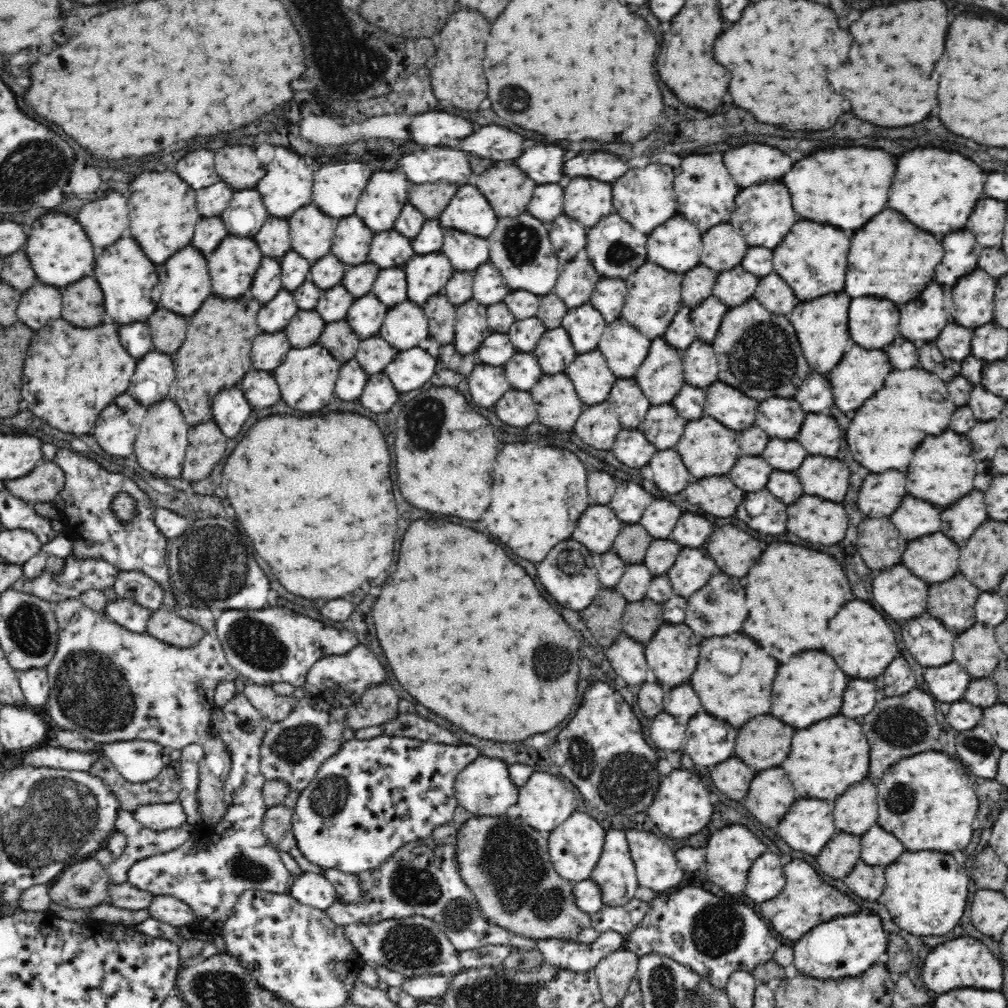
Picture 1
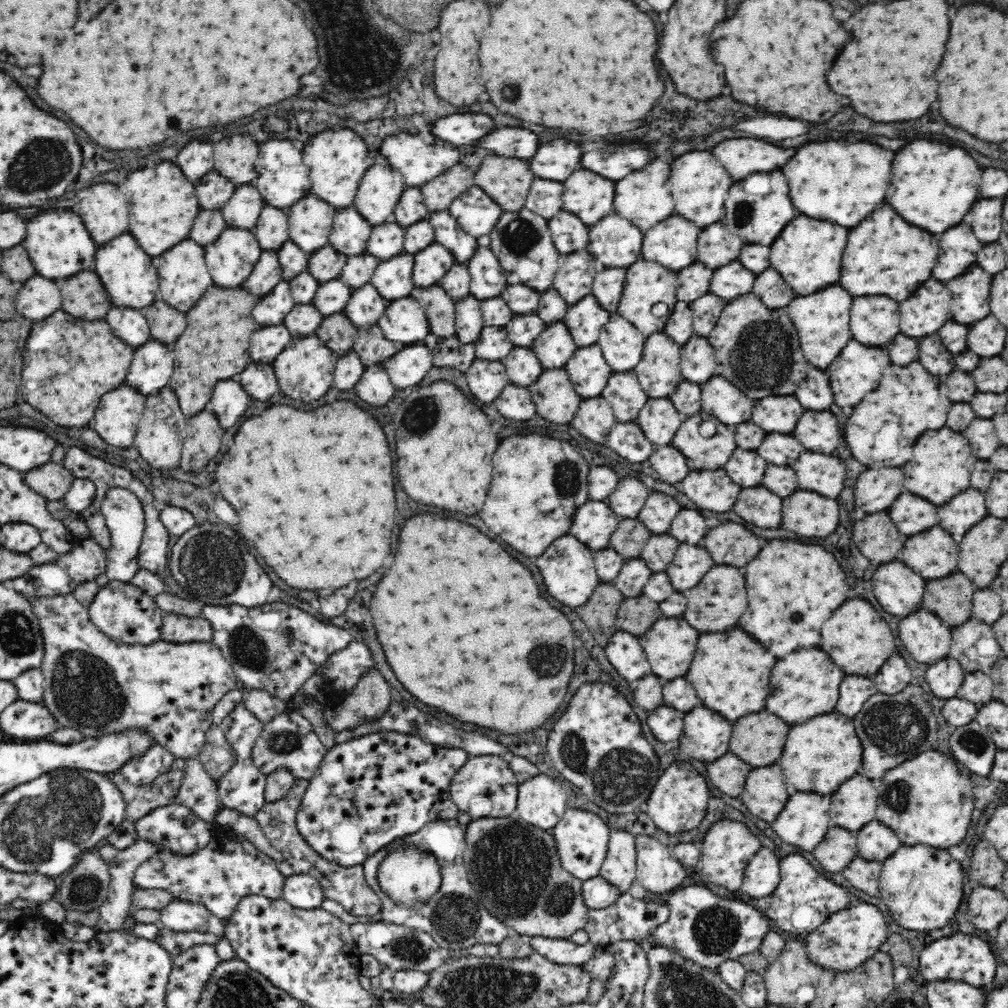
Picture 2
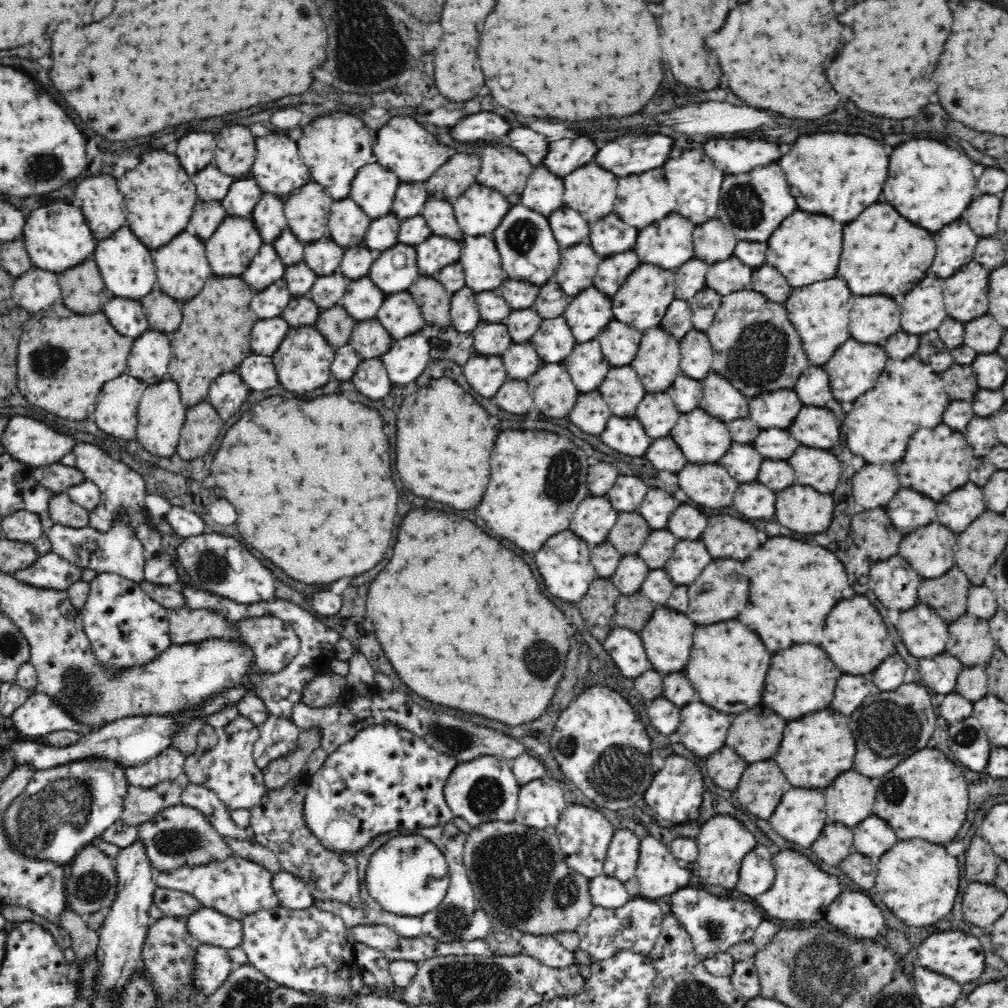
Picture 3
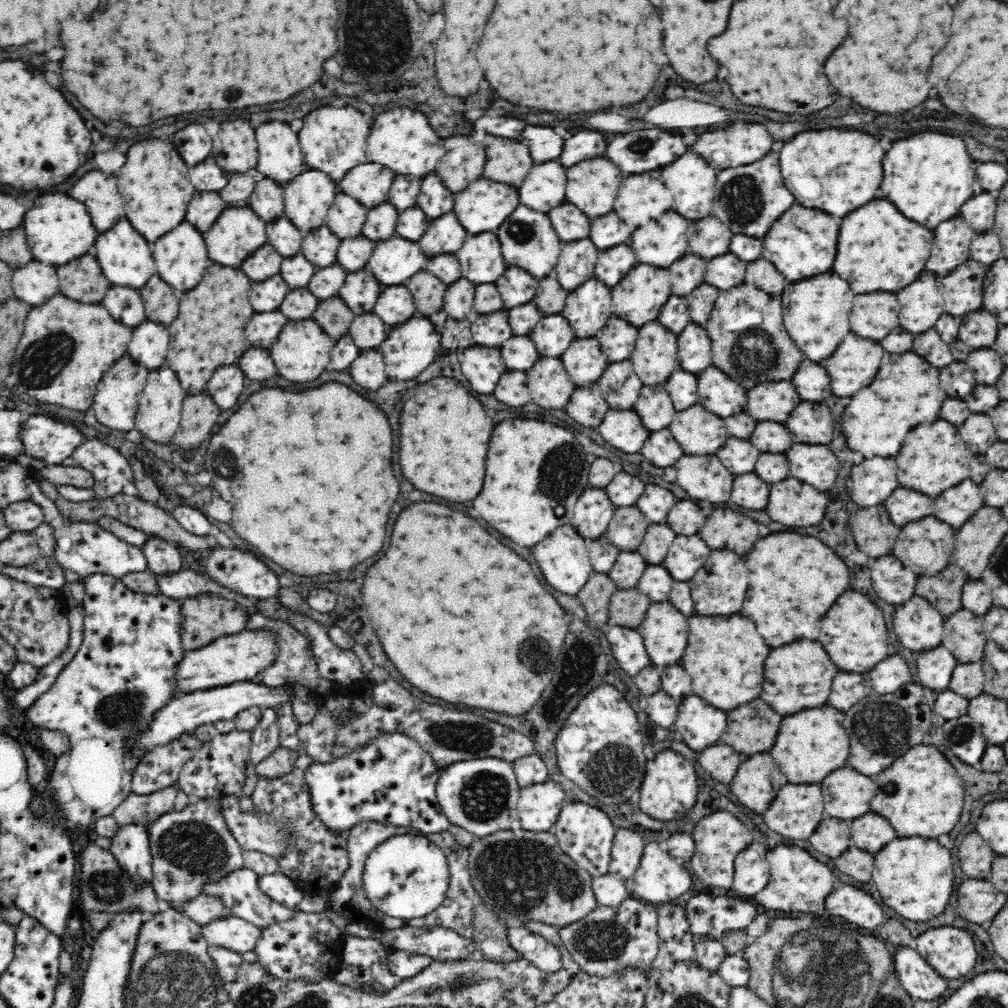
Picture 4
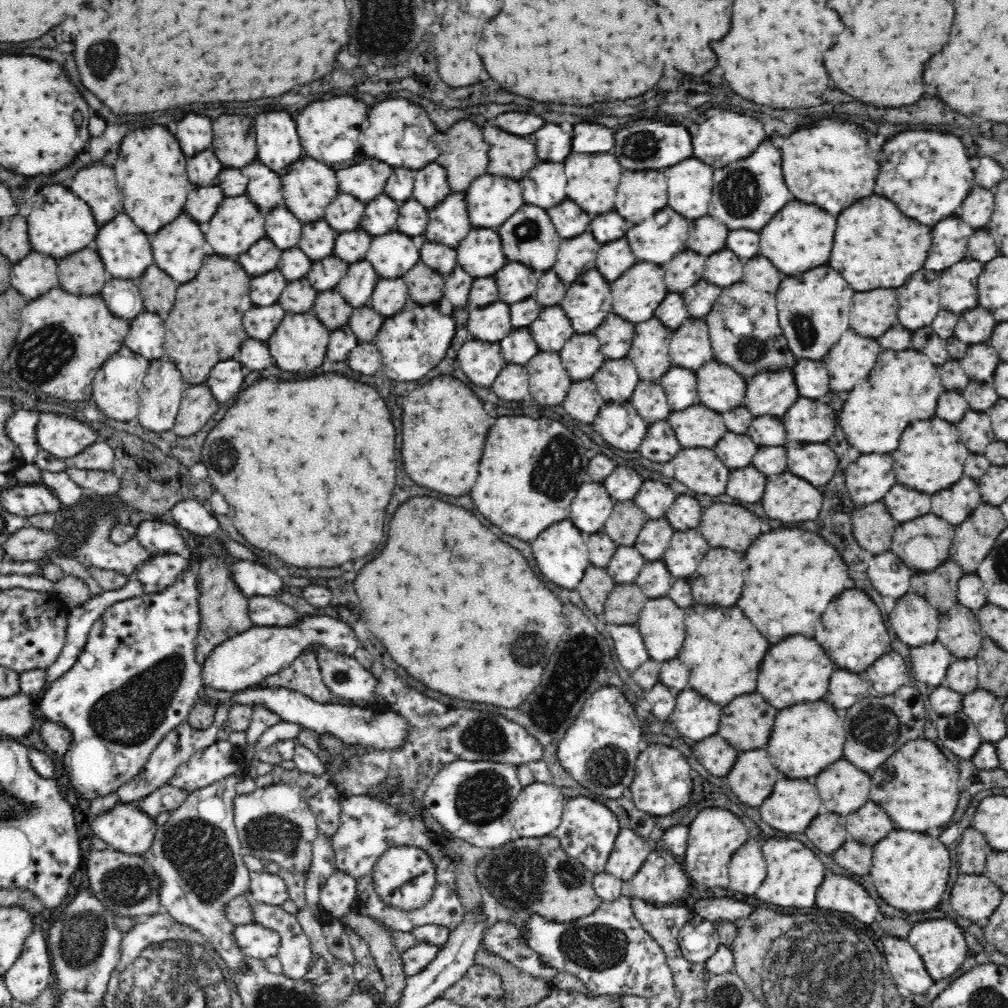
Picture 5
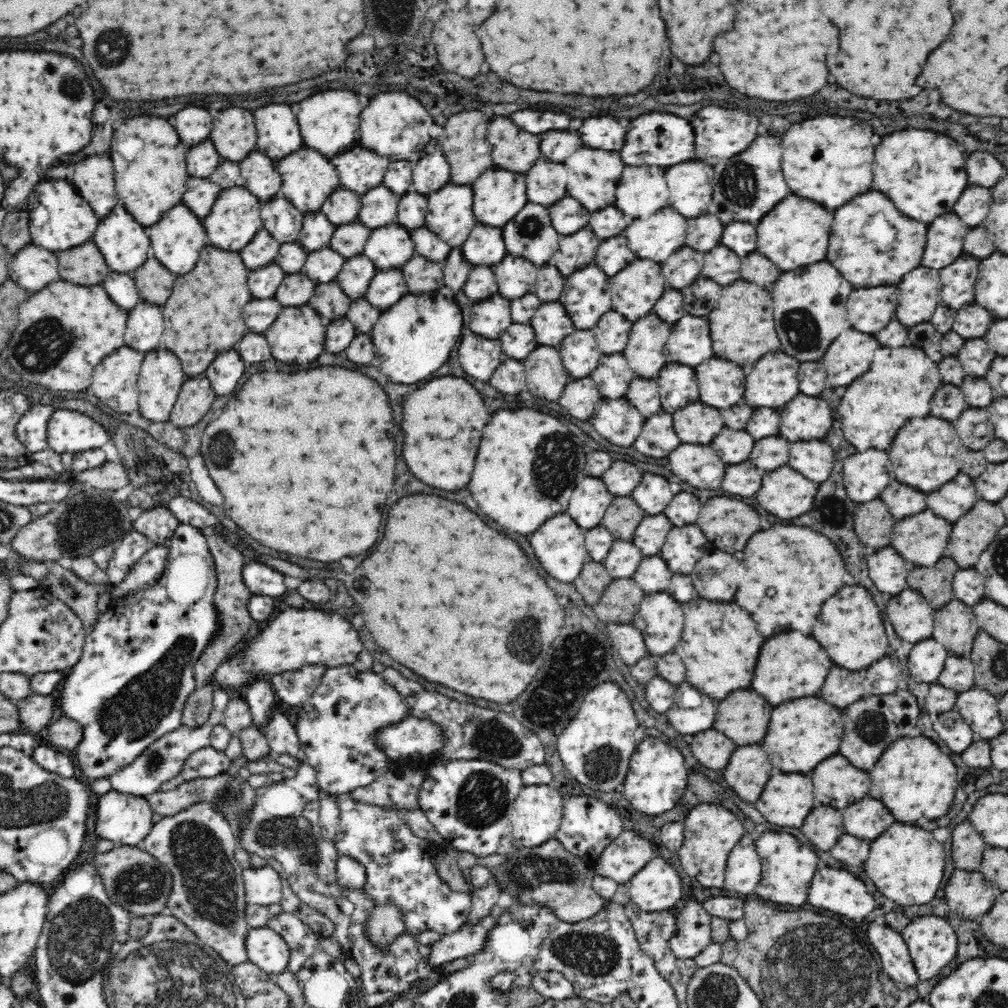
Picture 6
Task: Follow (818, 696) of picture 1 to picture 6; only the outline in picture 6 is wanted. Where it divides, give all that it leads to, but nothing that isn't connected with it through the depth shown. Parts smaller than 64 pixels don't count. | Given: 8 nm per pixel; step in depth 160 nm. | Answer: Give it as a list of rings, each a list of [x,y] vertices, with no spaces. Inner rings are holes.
[[[800,632],[788,634],[788,636],[778,636],[774,640],[768,640],[762,648],[758,668],[754,672],[756,678],[752,678],[752,688],[764,696],[770,704],[782,704],[792,698],[802,698],[802,696],[814,696],[820,692],[824,686],[824,680],[828,676],[828,670],[832,668],[832,660],[824,652],[824,648],[810,636],[804,636]],[[792,646],[794,646],[794,678],[774,678],[774,676],[784,676],[784,656],[792,658]],[[780,656],[780,660],[778,660]]]

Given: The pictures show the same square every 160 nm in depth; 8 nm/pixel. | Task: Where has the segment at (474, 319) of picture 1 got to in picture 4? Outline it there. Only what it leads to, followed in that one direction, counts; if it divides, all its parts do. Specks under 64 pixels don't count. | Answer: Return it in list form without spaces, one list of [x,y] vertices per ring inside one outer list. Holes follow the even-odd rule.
[[[458,277],[456,282],[447,285],[444,294],[443,309],[448,312],[448,317],[464,320],[472,310],[475,285],[467,278]]]

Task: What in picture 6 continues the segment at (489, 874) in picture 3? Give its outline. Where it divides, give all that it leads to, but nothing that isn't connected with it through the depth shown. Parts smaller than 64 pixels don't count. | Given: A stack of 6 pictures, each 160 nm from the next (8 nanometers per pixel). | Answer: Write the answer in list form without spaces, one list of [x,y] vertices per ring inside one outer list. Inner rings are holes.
[[[557,838],[534,848],[517,849],[510,856],[506,864],[492,868],[492,871],[501,888],[508,890],[513,898],[518,897],[520,903],[530,905],[536,902],[548,906],[556,917],[569,923],[588,920],[605,908],[608,900],[593,889],[593,865],[569,853]]]

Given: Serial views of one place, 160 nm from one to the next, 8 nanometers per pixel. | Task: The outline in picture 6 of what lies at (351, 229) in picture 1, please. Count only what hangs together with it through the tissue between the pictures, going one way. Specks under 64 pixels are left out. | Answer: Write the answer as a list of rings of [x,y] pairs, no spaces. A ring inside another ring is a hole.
[[[338,187],[338,190],[335,189],[323,203],[321,211],[332,224],[340,226],[358,221],[360,207],[361,195]]]

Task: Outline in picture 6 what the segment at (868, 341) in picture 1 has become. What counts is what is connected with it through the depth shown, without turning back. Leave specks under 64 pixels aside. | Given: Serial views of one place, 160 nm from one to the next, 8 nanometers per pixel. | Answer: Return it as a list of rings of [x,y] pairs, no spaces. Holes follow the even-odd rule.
[[[876,286],[854,290],[848,296],[847,319],[856,330],[874,334],[880,332],[894,318],[896,312],[896,288]]]

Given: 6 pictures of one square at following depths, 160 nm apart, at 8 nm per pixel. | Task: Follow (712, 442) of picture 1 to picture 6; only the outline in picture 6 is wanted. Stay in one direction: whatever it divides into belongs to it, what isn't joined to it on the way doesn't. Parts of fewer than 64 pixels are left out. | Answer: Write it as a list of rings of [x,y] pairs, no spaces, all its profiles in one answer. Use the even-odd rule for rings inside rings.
[[[696,401],[672,414],[673,428],[682,443],[709,442],[725,426],[720,410]]]

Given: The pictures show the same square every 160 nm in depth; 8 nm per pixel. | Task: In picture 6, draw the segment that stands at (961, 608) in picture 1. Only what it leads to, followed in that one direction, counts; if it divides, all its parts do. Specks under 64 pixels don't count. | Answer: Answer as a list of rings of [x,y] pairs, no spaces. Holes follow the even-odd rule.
[[[943,556],[934,566],[911,565],[907,588],[926,597],[930,606],[939,609],[953,599],[952,581],[960,567],[950,557]]]

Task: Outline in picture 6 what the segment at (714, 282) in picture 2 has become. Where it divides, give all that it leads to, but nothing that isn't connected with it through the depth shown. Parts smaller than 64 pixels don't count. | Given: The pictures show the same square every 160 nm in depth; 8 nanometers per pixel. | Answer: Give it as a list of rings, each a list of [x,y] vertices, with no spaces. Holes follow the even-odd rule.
[[[716,246],[704,254],[702,274],[718,284],[730,284],[740,278],[740,258],[726,246]]]

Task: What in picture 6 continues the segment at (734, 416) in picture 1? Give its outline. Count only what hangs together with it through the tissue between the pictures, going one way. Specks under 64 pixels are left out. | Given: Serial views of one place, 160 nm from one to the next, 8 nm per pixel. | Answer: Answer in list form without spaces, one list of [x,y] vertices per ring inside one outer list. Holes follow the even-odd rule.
[[[714,356],[693,367],[699,389],[699,402],[721,410],[740,404],[744,398],[747,369],[736,362]]]

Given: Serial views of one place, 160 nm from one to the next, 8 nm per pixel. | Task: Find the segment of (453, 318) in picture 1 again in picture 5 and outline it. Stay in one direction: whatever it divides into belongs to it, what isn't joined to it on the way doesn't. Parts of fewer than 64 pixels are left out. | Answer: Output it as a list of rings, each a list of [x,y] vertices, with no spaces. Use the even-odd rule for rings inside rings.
[[[421,260],[402,276],[411,302],[418,305],[438,304],[443,297],[445,280],[441,273],[430,269]]]

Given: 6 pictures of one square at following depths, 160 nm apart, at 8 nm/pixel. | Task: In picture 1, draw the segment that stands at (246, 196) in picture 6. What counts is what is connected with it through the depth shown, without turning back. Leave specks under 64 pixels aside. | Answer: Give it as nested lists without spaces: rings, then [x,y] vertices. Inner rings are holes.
[[[229,234],[219,244],[220,246],[216,246],[214,252],[206,254],[210,276],[212,276],[214,294],[218,294],[222,298],[238,298],[250,288],[252,279],[255,278],[255,273],[259,270],[262,262],[262,251],[252,237]]]

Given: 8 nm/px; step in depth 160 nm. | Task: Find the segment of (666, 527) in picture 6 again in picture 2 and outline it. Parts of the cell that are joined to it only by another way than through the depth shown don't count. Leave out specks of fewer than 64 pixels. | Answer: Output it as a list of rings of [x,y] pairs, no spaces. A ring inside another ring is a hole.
[[[652,534],[641,550],[641,559],[646,561],[653,572],[666,570],[678,550],[678,541],[668,534]]]

